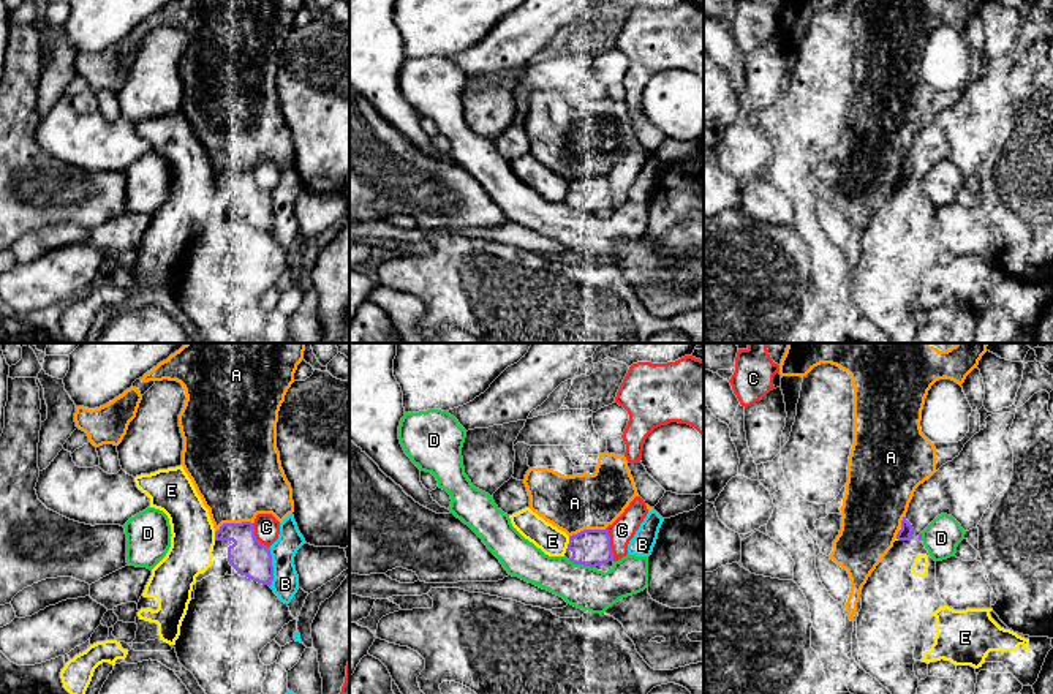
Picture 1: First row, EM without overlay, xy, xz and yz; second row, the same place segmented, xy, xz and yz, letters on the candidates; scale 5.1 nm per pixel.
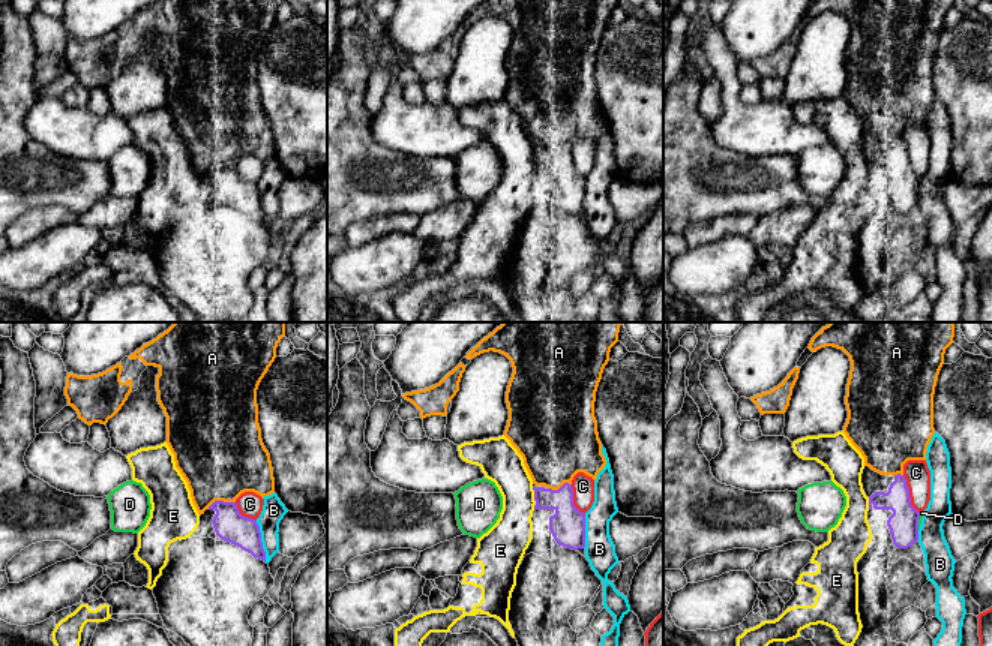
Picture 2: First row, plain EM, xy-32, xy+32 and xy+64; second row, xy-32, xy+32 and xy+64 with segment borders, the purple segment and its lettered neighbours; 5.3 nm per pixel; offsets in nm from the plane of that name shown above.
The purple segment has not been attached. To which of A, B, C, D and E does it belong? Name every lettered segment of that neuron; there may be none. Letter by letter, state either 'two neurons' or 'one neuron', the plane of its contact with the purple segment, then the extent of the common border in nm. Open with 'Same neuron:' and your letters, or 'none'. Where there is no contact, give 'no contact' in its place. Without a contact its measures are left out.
Same neuron: none
A: two neurons; meets purple in xy; contact 200 nm long
B: two neurons; meets purple in xy; contact 200 nm long
C: two neurons; meets purple in xz; contact 170 nm long
D: two neurons; meets purple in xz; contact 140 nm long
E: two neurons; meets purple in xz; contact 80 nm long

